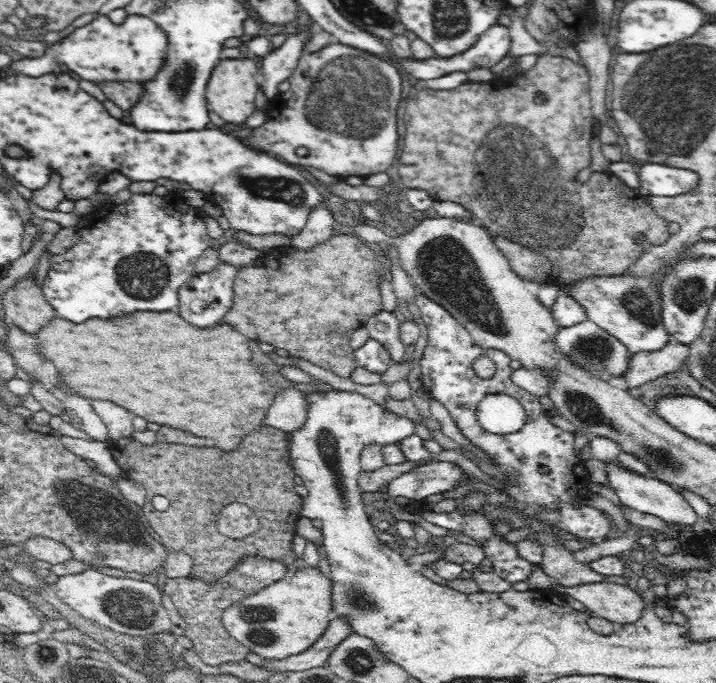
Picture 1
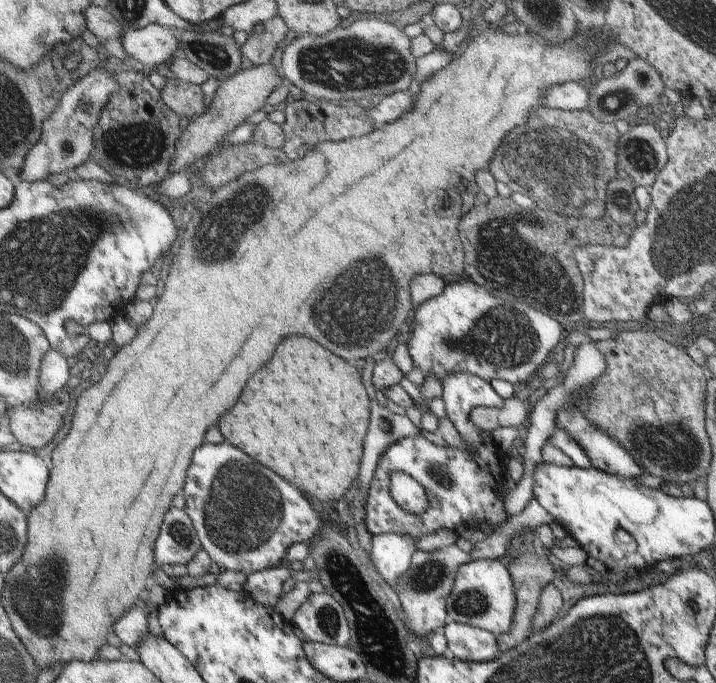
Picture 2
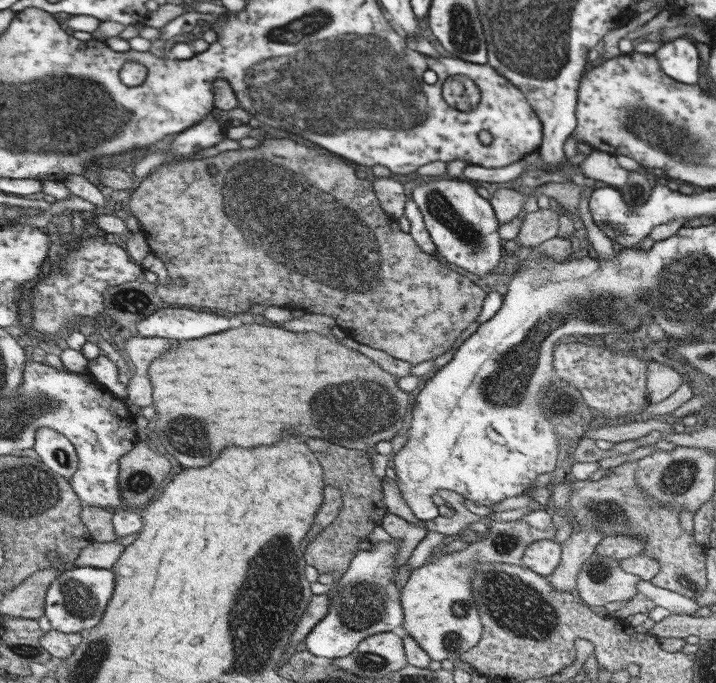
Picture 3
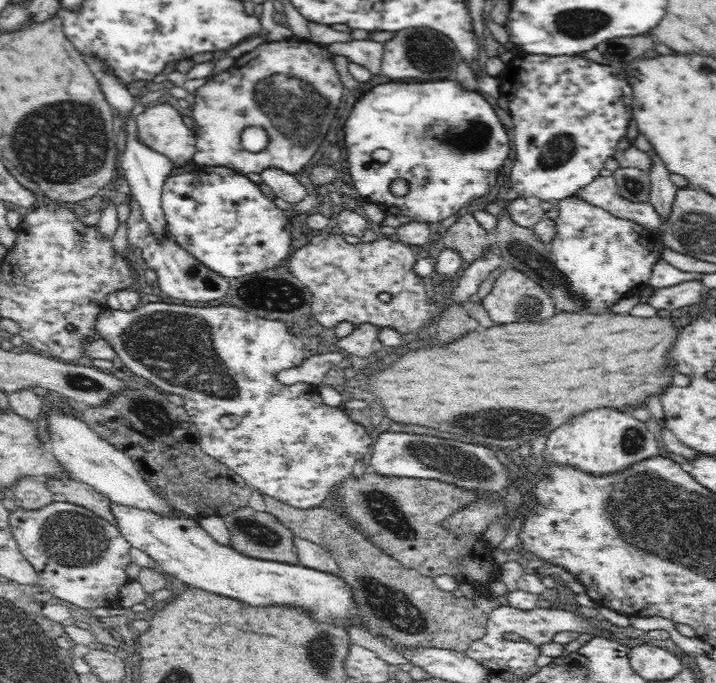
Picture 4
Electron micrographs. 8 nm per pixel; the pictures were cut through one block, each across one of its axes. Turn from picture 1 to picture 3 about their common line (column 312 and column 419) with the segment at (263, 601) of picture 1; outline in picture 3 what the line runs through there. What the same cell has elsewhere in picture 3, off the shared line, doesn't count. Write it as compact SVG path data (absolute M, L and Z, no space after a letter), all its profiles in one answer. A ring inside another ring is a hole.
M508 521L504 523L490 522L485 539L467 544L464 550L452 552L441 556L437 560L428 562L425 566L412 570L409 580L401 590L402 614L405 621L402 627L408 632L408 636L415 638L420 646L430 655L432 660L452 660L459 658L468 649L473 648L482 638L482 621L476 606L472 605L473 594L470 586L470 573L472 567L478 563L506 563L522 566L522 558L526 548L531 542L540 539L552 539L556 533L556 523L551 524L546 531L531 527L526 521Z

